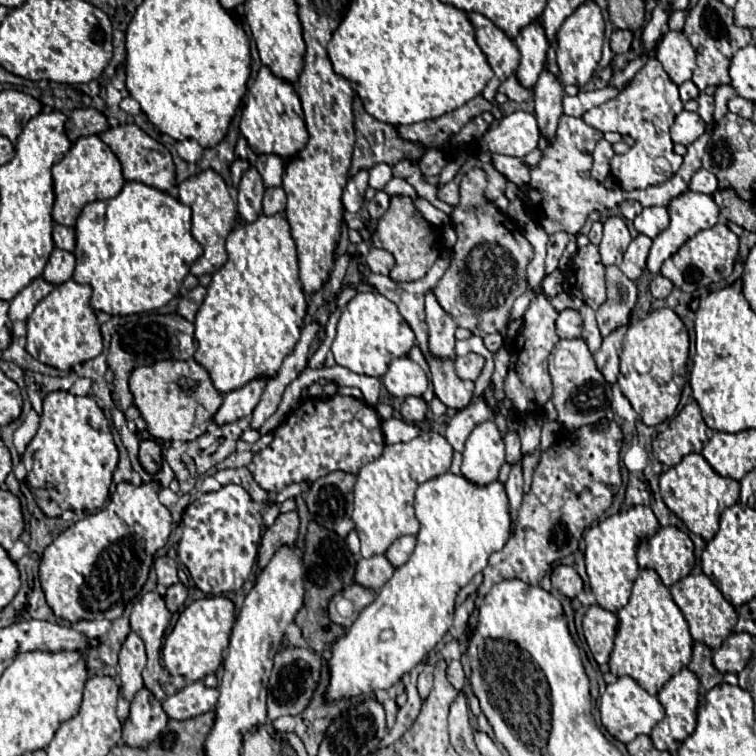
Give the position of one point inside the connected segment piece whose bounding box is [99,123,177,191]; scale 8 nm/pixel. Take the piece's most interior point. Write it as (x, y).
(145, 160)

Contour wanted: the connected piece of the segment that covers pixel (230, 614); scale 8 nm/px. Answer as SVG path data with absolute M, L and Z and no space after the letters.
M205 597L193 601L179 615L173 631L163 645L163 663L171 675L183 675L189 681L199 681L215 673L223 661L223 651L229 643L229 631L235 621L235 605L227 597Z

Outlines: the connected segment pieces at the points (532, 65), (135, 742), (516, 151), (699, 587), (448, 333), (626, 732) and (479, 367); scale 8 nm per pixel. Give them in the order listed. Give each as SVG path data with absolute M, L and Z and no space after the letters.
M533 21L527 27L523 27L515 37L515 45L521 51L517 79L523 87L533 87L537 75L545 69L547 49L549 49L549 39L545 35L543 25L539 21Z
M141 689L131 703L129 719L123 725L123 741L129 747L147 749L149 743L165 729L167 721L169 717L165 715L161 701L153 699L149 691Z
M515 111L503 117L497 129L483 135L481 147L485 147L491 153L523 159L527 153L537 149L537 141L539 127L535 115L527 111Z
M689 573L687 577L673 583L669 589L671 589L673 601L679 605L679 609L683 611L683 615L689 623L691 637L699 643L705 643L711 649L721 647L721 643L731 635L731 631L737 623L737 611L723 597L723 593L715 587L715 583L705 573Z
M433 289L425 295L425 313L427 313L427 325L429 325L429 351L435 357L449 357L455 359L455 329L451 315L443 311L443 307L437 303Z
M619 677L615 683L607 685L603 697L601 697L601 723L603 727L619 741L629 743L633 741L637 735L649 735L651 729L665 717L665 709L659 703L657 697L649 695L635 679L631 677Z
M469 353L465 357L457 357L455 359L455 371L461 379L469 379L469 381L475 381L481 371L483 371L483 365L485 365L485 359L477 353Z

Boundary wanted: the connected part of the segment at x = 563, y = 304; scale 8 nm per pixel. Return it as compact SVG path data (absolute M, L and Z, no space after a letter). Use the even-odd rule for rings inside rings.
M562 292L556 295L555 297L552 297L550 301L552 306L558 312L566 308L573 308L575 310L579 310L584 304L584 302L581 299L576 298L573 295L568 294L566 292Z

